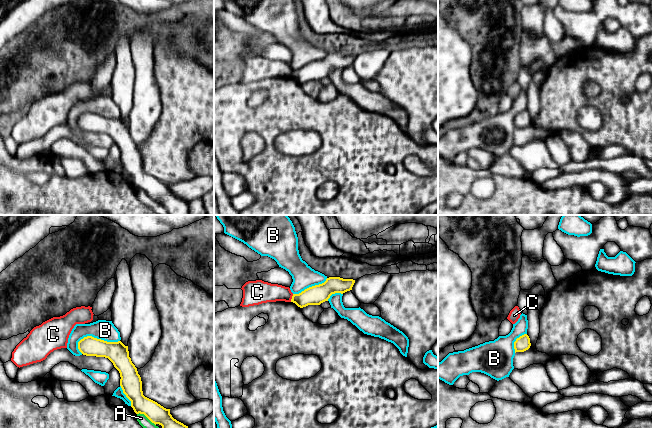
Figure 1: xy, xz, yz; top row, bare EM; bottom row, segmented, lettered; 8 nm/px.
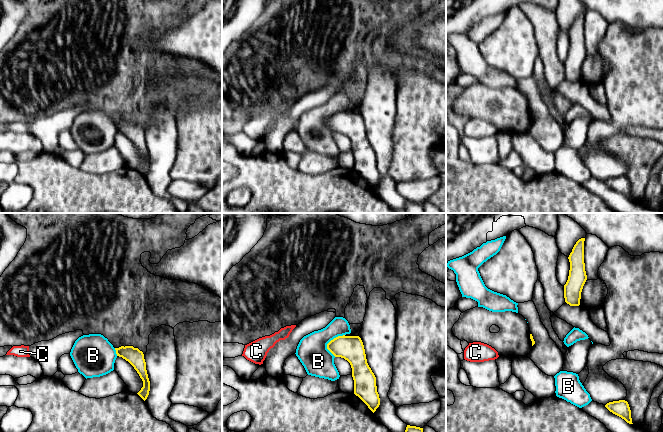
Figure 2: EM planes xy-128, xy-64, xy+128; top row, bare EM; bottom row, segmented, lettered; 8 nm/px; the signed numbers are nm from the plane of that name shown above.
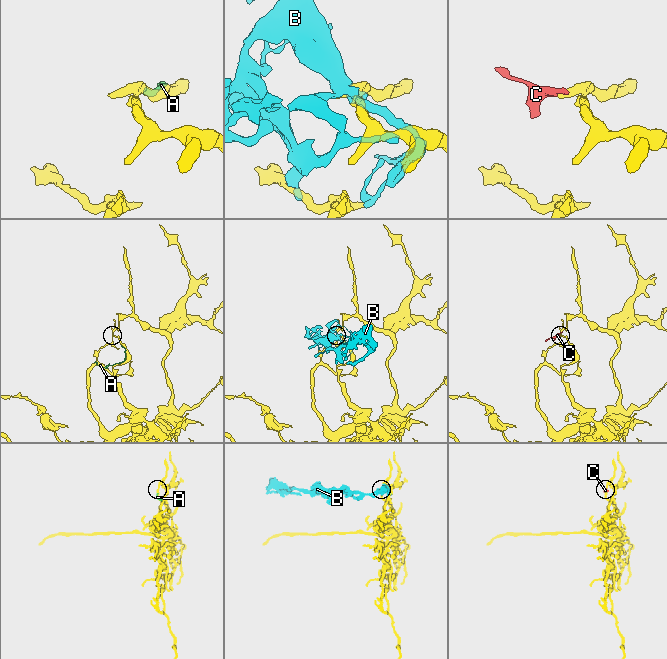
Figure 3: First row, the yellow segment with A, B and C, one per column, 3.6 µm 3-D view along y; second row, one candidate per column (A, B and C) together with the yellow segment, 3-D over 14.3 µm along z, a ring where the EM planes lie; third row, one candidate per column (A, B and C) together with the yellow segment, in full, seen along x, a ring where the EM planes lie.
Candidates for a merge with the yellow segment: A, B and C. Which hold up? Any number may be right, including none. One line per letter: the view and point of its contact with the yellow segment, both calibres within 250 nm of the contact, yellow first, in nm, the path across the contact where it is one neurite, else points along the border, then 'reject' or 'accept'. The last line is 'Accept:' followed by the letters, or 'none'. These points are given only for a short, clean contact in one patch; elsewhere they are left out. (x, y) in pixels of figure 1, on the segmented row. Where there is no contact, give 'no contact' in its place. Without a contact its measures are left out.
A: contact xy (146, 416); calibres 160 and 80 nm; reject
B: contact xy (95, 338); calibres 170 and 160 nm; reject
C: contact xz (292, 298); calibres 160 and 180 nm; border xz (293, 294), (290, 301); reject
Accept: none

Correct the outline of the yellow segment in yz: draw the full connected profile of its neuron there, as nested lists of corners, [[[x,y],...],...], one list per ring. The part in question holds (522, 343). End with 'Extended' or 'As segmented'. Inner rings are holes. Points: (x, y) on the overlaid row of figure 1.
[[[524,334],[516,339],[514,342],[514,349],[516,352],[524,352],[528,350],[531,346],[530,338],[527,334]]]. As segmented

